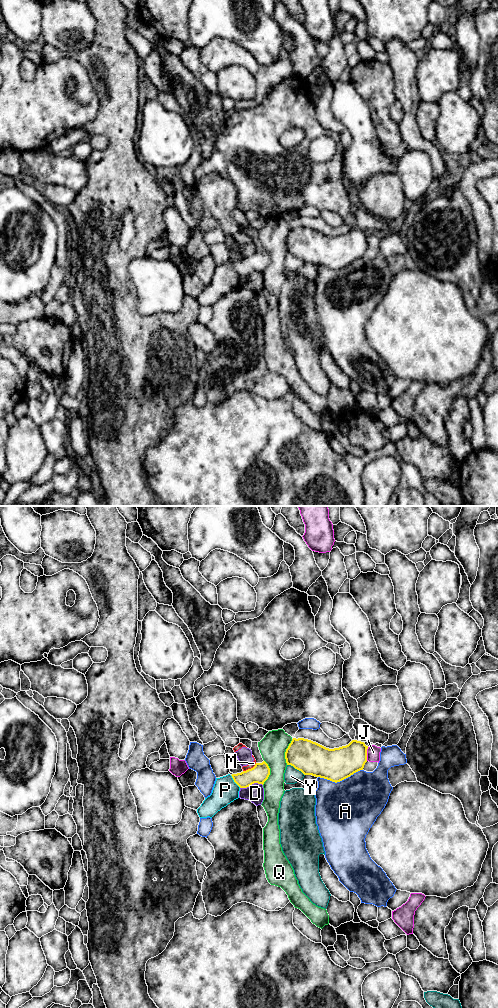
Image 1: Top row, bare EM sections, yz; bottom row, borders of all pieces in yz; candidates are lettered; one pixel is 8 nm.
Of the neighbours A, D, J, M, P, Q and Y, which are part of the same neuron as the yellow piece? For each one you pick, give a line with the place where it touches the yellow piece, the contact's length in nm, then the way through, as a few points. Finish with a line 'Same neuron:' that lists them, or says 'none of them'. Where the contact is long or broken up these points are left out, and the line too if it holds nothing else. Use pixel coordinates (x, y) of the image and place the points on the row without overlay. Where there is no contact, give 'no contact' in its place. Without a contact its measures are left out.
Same neuron: none of them

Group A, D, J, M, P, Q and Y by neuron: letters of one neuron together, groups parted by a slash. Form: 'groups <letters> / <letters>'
groups A / D M / J / P / Q / Y

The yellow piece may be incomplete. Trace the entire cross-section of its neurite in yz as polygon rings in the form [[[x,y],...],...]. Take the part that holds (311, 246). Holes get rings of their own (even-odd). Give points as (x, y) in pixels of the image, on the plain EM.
[[[293,226],[285,240],[287,253],[304,263],[340,270],[363,258],[368,234],[352,228],[348,233],[329,237],[304,226]]]

